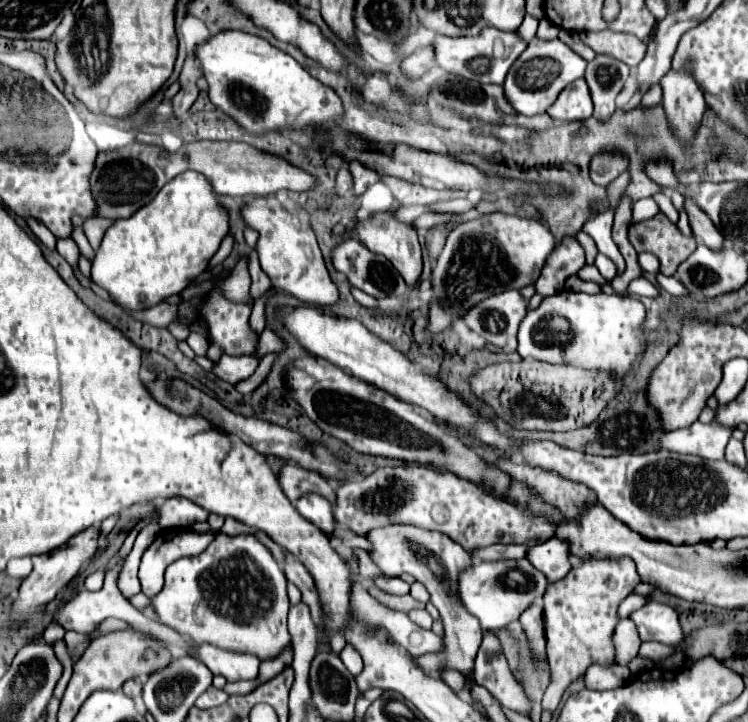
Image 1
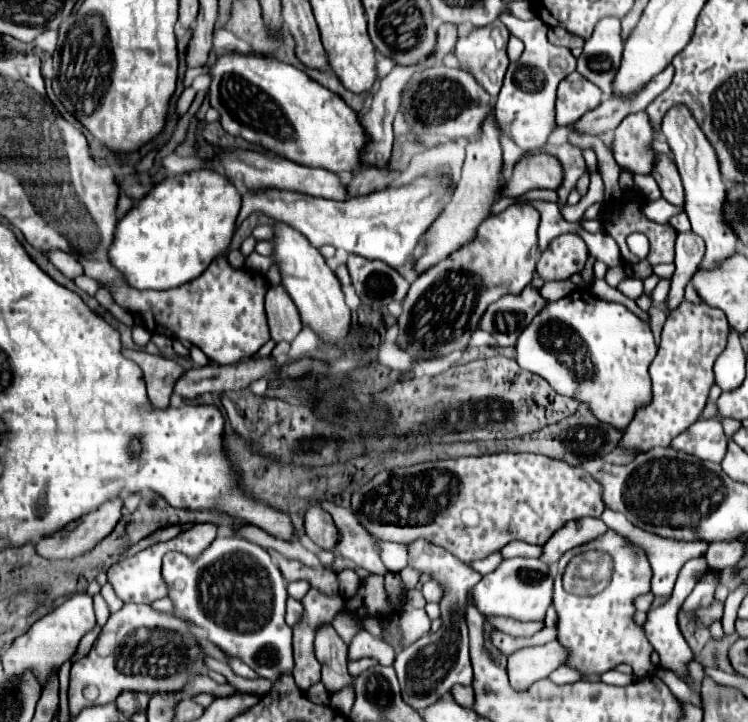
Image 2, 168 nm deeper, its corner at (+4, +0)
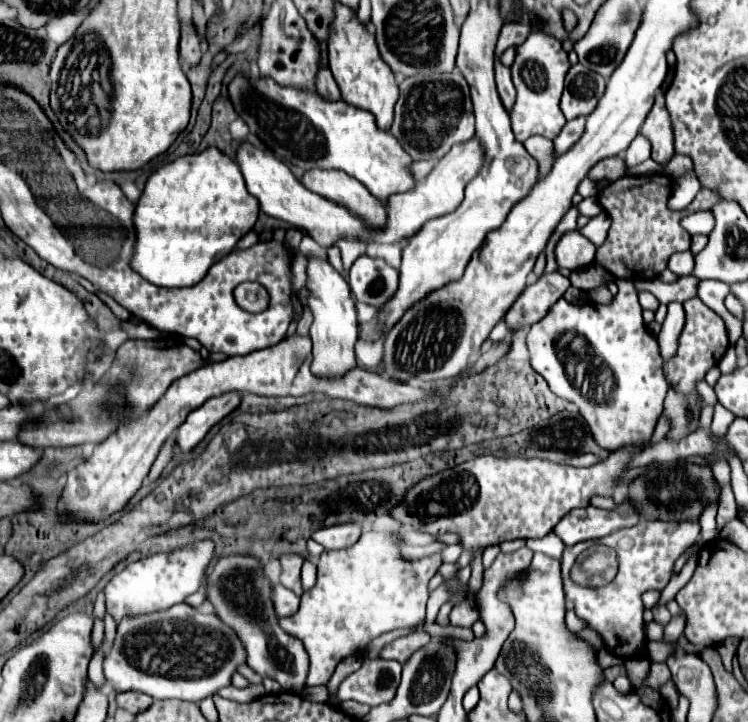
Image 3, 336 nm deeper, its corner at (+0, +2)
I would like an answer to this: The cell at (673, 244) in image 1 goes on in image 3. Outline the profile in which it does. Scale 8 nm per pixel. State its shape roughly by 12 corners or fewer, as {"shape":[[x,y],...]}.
{"shape":[[626,175],[600,205],[612,217],[596,263],[656,279],[690,247],[680,219],[712,209],[706,187],[672,211],[668,175]]}

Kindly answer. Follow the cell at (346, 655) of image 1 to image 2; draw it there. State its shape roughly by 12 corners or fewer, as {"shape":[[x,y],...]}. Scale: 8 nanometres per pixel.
{"shape":[[366,629],[348,645],[348,659],[366,655],[392,665],[396,653]]}

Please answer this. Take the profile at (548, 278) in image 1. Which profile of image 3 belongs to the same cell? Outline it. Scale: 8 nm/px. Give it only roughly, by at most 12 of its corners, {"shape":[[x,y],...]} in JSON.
{"shape":[[578,229],[556,243],[556,263],[582,269],[594,263],[596,247]]}

